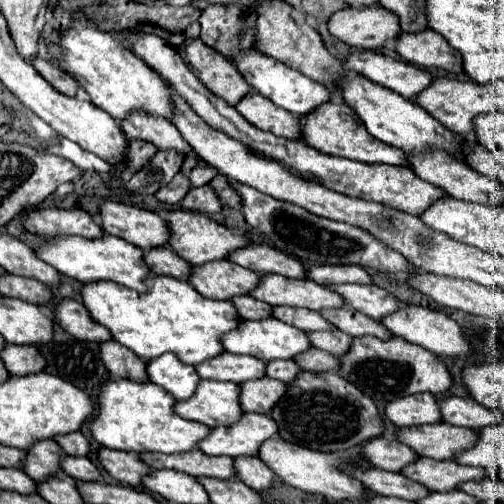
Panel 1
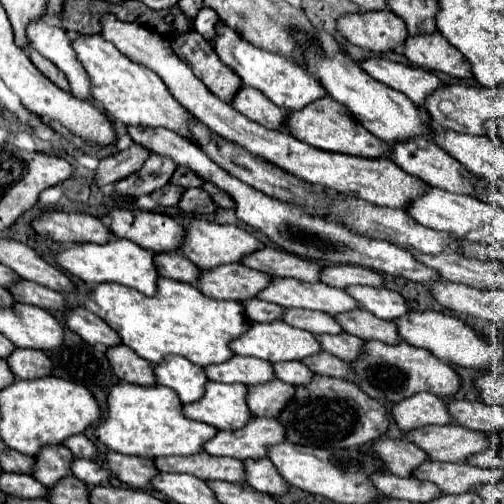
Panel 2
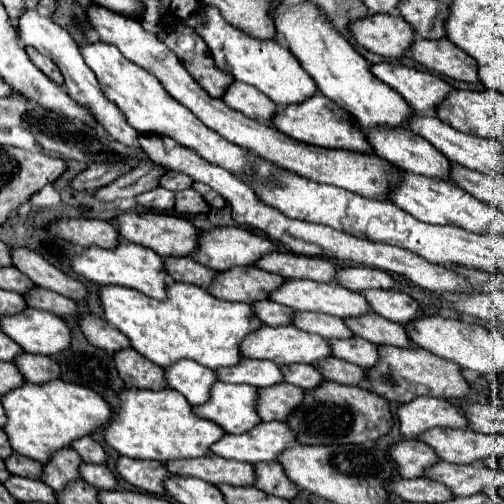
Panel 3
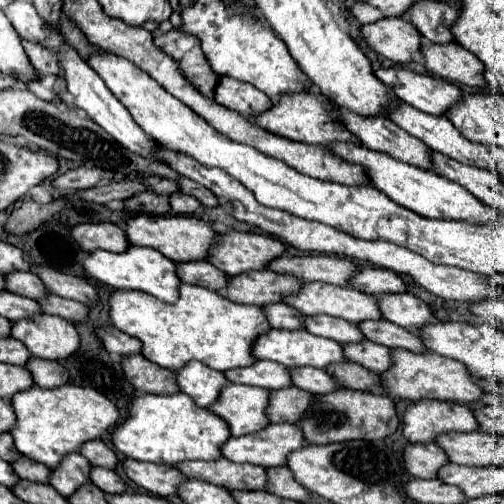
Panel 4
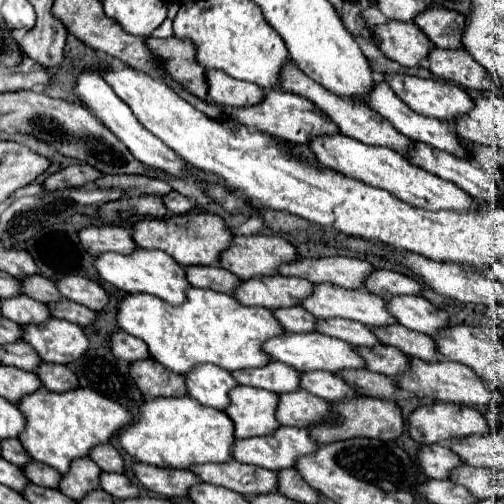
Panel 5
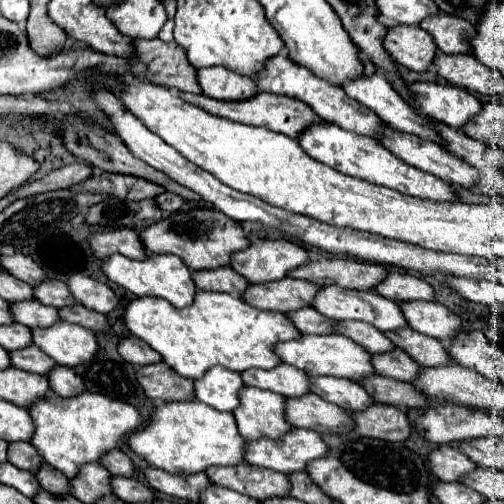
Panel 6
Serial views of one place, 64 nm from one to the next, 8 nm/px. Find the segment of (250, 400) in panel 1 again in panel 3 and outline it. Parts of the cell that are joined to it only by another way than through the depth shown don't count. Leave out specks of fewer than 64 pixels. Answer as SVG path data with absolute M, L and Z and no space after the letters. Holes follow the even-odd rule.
M286 382L270 388L260 388L258 400L260 418L264 422L288 420L288 416L296 410L296 406L300 406L300 400L304 400L304 390Z

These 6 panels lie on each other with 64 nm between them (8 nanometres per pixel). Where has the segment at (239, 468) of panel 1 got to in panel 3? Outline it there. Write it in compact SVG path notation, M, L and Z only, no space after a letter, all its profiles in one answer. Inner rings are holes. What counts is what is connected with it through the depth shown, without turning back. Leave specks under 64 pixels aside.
M278 462L272 464L256 464L256 488L264 490L266 494L280 496L286 500L292 500L298 496L298 486L288 480L284 468Z

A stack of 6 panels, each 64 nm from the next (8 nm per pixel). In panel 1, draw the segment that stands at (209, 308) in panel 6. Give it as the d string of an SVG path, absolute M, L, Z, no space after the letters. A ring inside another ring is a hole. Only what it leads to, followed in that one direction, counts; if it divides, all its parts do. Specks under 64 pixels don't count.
M168 276L150 278L148 288L150 290L142 294L116 282L92 282L84 284L82 300L92 318L104 324L116 342L124 344L146 362L152 360L152 356L172 352L182 362L198 366L224 352L222 336L236 330L240 324L240 316L232 302L204 298L188 280Z

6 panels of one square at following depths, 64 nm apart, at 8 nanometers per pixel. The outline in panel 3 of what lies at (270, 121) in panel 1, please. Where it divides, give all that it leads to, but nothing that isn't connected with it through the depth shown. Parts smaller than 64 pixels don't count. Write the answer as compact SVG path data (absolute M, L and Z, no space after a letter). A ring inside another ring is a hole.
M236 80L226 88L222 100L232 110L238 110L244 116L258 120L258 122L268 122L278 110L278 106L268 96L264 96L260 90L248 84L236 82Z

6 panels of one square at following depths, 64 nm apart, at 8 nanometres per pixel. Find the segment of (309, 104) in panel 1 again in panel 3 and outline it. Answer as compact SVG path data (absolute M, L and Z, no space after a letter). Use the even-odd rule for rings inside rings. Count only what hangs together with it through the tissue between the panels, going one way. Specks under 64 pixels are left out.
M202 4L198 14L204 18L204 24L194 28L196 34L210 48L210 54L212 54L216 66L222 72L234 76L234 80L240 80L244 84L258 88L270 100L274 100L278 106L298 104L298 102L302 102L318 92L316 82L304 72L300 62L278 40L256 40L256 38L248 36L244 30L238 30L236 26L228 24L218 14L218 8L212 8L206 4Z

